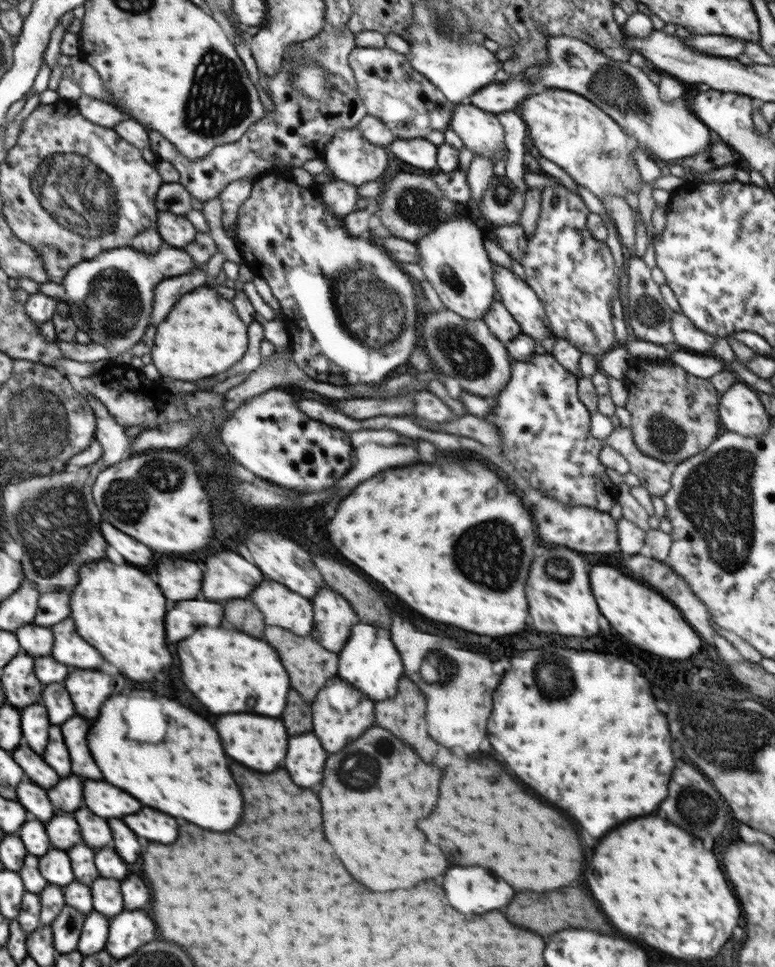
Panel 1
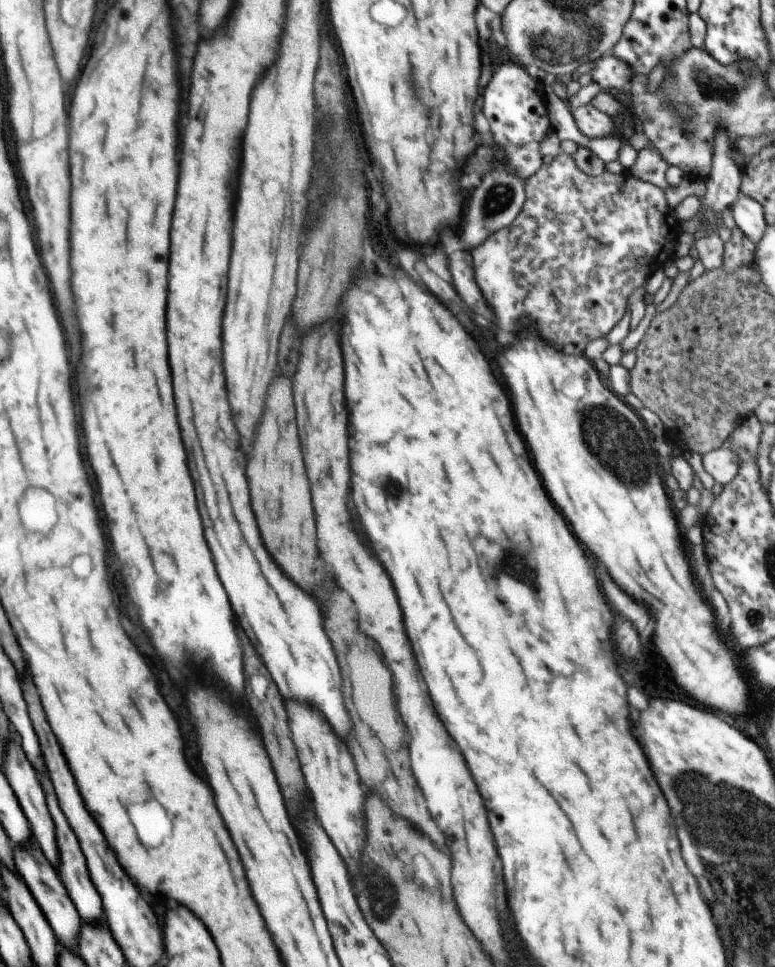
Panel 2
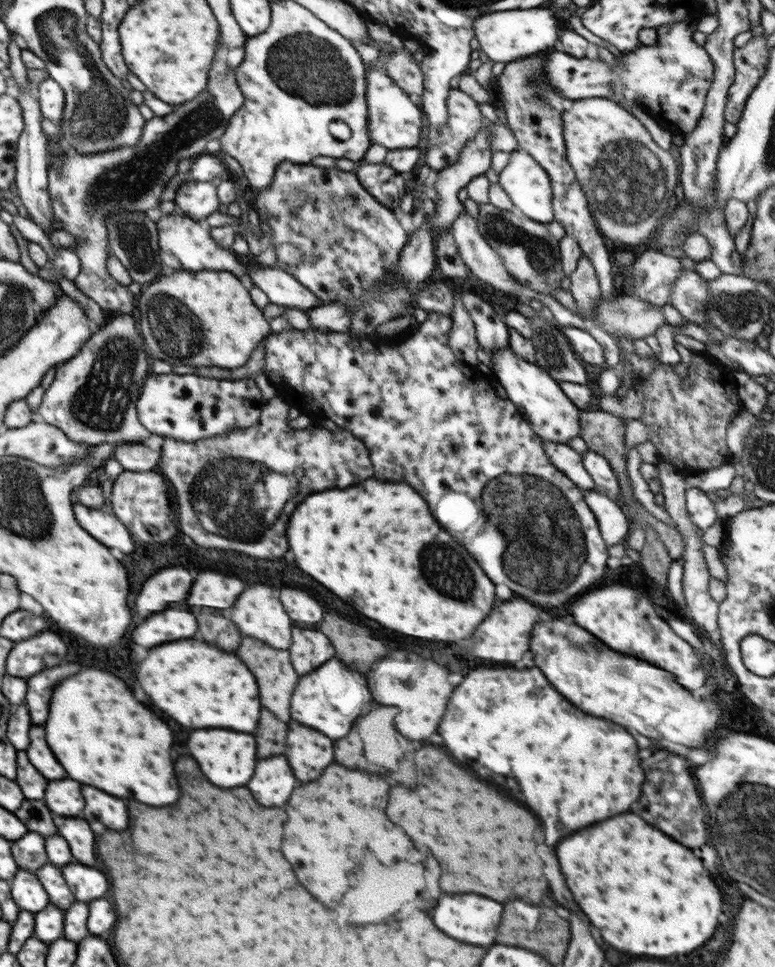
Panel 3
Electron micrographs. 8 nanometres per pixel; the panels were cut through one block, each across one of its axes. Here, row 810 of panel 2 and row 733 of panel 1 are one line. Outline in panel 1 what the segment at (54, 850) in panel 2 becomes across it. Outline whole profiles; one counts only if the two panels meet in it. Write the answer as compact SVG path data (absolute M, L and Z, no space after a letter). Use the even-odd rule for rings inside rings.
M40 703L27 706L22 710L21 724L24 724L24 740L36 754L44 754L44 748L48 744L48 712Z

